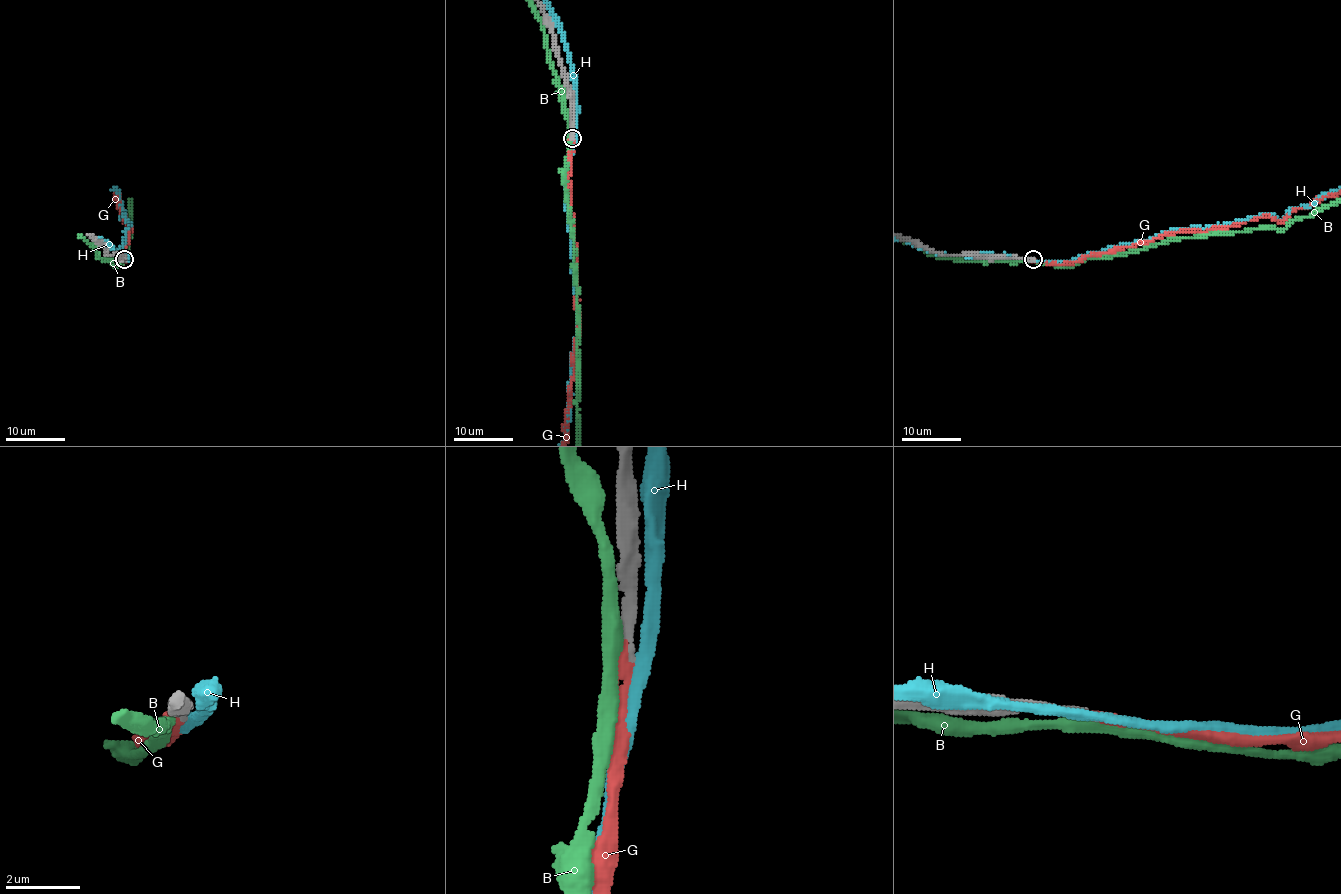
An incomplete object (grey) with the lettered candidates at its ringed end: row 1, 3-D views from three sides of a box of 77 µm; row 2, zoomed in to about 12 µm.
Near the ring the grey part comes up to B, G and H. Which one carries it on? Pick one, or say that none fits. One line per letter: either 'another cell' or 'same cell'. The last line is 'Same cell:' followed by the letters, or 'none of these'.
B: another cell
G: same cell
H: another cell
Same cell: G

